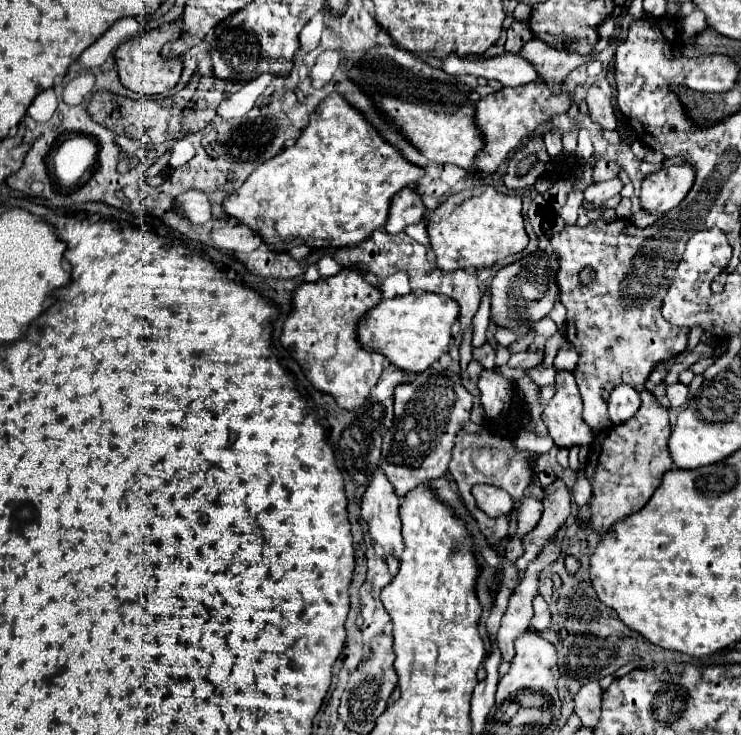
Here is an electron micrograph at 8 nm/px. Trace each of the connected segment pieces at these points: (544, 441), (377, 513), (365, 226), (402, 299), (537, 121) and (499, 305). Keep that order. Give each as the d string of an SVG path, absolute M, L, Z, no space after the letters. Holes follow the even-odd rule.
M521 431L517 437L515 437L515 447L519 451L529 451L529 453L547 453L549 449L555 447L553 439L551 437L539 437L535 433L527 433L527 431Z
M381 469L375 471L371 485L361 501L361 517L367 519L369 535L379 553L391 553L401 559L403 537L399 519L399 499Z
M327 95L315 113L309 117L307 129L301 133L297 143L283 149L275 159L259 165L239 191L229 195L223 209L237 217L241 223L249 225L271 249L285 249L295 245L311 247L353 247L385 225L391 199L405 187L415 185L423 177L423 169L407 163L399 155L397 147L381 137L381 133L365 119L365 115L355 109L343 95Z
M409 293L393 299L383 299L377 307L367 311L357 327L357 337L363 347L385 355L393 365L403 371L421 373L429 369L453 339L451 327L459 319L459 303L447 299L447 295L435 293Z
M539 77L535 83L523 87L505 87L497 93L485 95L477 103L477 127L483 131L485 147L477 157L475 171L481 175L497 171L497 167L507 159L507 155L517 149L523 139L527 139L539 125L547 123L555 115L563 115L571 109L571 93L563 93L561 97L545 91L545 81Z
M539 251L525 255L517 263L501 267L491 283L491 319L495 321L495 325L517 331L519 335L531 331L531 325L547 317L559 297L559 287L555 285L557 271L559 271L557 255L553 253L545 255ZM511 323L519 323L519 325L511 325Z

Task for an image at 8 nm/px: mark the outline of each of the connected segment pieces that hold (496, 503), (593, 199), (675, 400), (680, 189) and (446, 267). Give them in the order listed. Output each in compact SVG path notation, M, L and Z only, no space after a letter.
M475 485L473 497L477 499L477 505L483 513L511 513L513 511L513 499L507 491L493 487L493 485Z
M611 179L611 181L603 181L603 183L595 183L591 187L585 189L585 203L597 207L597 209L603 209L603 203L611 197L615 197L619 191L623 189L623 183L621 179Z
M675 383L675 385L669 385L667 387L667 399L671 403L671 407L681 407L687 403L687 391L689 387L683 385L683 383Z
M681 163L647 175L641 187L643 209L657 215L665 215L673 207L677 207L695 181L693 169L695 167L691 163Z
M483 183L473 189L463 189L447 197L429 215L429 239L435 251L435 265L441 271L457 271L467 267L489 267L495 261L519 253L527 247L527 233L523 229L521 195L497 191L493 185Z

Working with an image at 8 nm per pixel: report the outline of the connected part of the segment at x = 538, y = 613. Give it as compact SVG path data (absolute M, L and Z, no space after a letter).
M541 595L533 599L533 609L535 609L535 615L531 619L531 627L535 627L537 631L545 631L551 625L551 613Z

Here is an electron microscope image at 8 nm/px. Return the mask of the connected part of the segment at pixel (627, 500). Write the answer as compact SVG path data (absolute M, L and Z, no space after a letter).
M647 389L641 391L641 409L629 421L613 425L601 431L593 443L587 457L585 475L591 483L593 495L589 501L589 521L579 519L581 529L605 535L613 523L643 509L661 483L665 471L673 467L671 455L667 453L667 439L671 433L669 411L655 399Z

